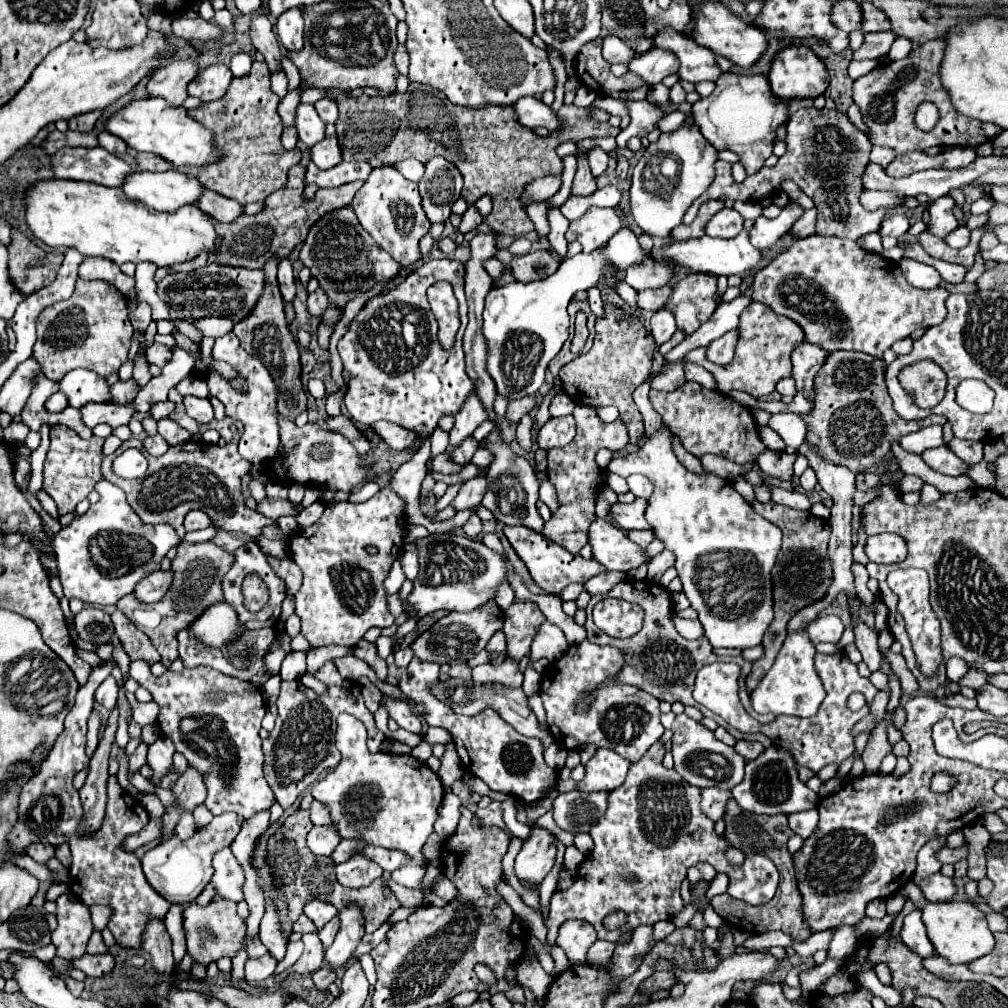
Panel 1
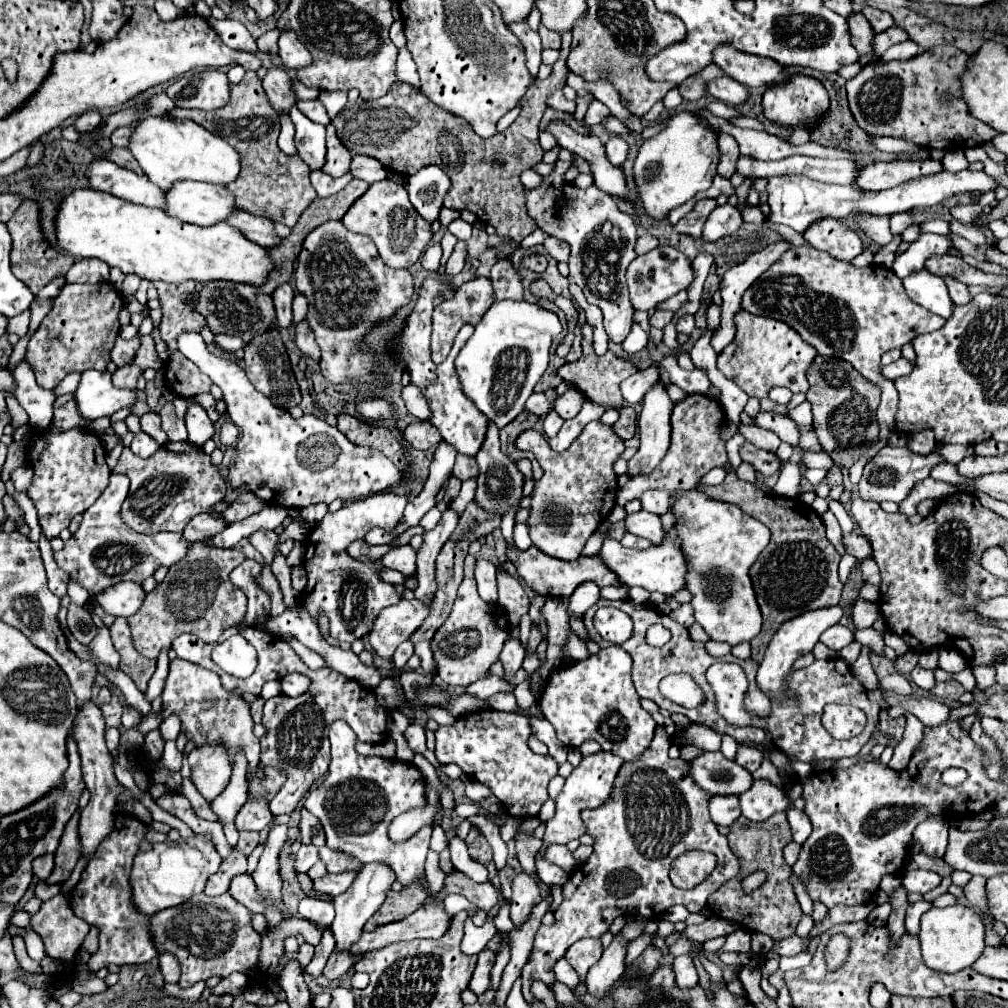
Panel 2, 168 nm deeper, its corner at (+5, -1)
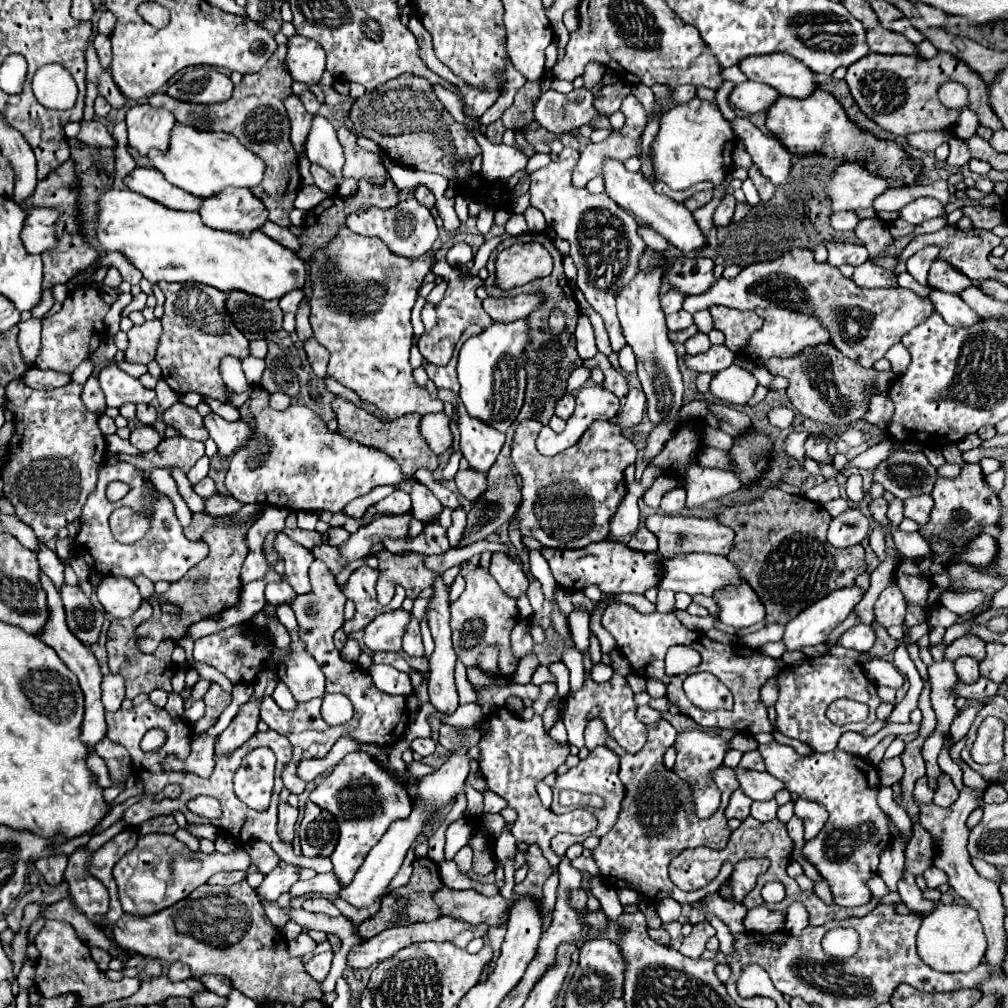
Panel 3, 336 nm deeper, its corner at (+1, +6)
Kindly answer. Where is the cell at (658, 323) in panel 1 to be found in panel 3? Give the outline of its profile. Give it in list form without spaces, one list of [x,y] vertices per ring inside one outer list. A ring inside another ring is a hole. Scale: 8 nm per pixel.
[[[669,290],[667,294],[663,294],[663,298],[661,298],[661,308],[663,308],[663,312],[665,312],[667,316],[673,314],[673,312],[679,312],[679,310],[681,310],[681,304],[683,304],[683,296],[685,296],[685,294],[675,292],[675,290]]]

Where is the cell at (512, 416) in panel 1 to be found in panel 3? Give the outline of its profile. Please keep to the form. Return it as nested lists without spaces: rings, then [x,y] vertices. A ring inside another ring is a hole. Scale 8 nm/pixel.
[[[573,394],[561,396],[559,402],[557,402],[557,406],[555,406],[555,414],[561,416],[563,420],[567,420],[573,410],[575,410],[575,396],[573,396]]]

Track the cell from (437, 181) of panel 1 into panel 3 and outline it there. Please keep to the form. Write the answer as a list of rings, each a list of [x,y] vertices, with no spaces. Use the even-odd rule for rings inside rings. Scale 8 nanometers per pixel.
[[[423,184],[415,188],[413,196],[415,196],[423,206],[427,206],[427,208],[433,208],[433,206],[435,206],[435,196],[433,196],[433,192],[431,192],[427,186],[423,186]]]

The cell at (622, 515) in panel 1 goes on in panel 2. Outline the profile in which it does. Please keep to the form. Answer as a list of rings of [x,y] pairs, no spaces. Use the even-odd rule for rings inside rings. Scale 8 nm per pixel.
[[[645,509],[639,511],[639,513],[627,515],[625,525],[627,525],[627,531],[629,531],[629,533],[639,535],[639,537],[645,537],[645,539],[649,539],[653,545],[659,545],[659,543],[663,543],[663,539],[665,539],[665,531],[663,531],[663,527],[661,527],[659,515],[647,513]]]

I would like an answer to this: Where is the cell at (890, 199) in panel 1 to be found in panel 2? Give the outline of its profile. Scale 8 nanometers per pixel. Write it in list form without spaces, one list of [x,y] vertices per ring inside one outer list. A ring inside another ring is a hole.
[[[939,171],[935,175],[925,175],[921,179],[913,179],[907,181],[899,187],[887,189],[887,191],[879,191],[879,193],[865,193],[859,191],[855,185],[845,187],[845,185],[831,185],[831,183],[821,183],[821,181],[813,181],[809,177],[769,177],[767,179],[767,193],[769,193],[769,219],[773,223],[783,223],[793,227],[797,233],[805,233],[807,227],[811,227],[811,223],[817,223],[819,219],[843,219],[847,215],[857,215],[857,213],[871,213],[871,215],[893,215],[893,213],[901,213],[901,211],[911,211],[911,209],[919,209],[919,207],[931,207],[937,205],[939,201],[953,197],[957,193],[971,193],[971,191],[993,191],[999,183],[993,181],[985,171],[957,171],[957,173],[949,173],[949,171]]]

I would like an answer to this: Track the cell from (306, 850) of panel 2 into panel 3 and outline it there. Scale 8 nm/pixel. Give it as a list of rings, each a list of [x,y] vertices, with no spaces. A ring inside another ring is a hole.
[[[279,862],[279,866],[265,876],[261,886],[257,888],[261,896],[267,896],[267,900],[277,900],[281,894],[289,892],[291,886],[299,880],[301,866]]]

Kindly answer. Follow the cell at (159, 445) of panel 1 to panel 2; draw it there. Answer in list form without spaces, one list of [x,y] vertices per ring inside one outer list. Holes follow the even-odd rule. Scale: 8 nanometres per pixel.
[[[139,431],[135,437],[133,437],[133,441],[131,441],[131,451],[135,453],[135,455],[139,455],[139,457],[151,457],[157,449],[159,449],[159,443],[155,443],[155,439],[151,439],[147,433],[143,433],[143,431]]]

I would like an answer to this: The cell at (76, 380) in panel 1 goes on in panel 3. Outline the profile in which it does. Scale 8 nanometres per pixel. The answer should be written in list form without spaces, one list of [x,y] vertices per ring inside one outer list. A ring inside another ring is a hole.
[[[117,364],[105,366],[97,378],[99,378],[99,386],[105,394],[107,406],[119,408],[127,402],[149,404],[155,398],[155,390],[141,386],[141,382],[137,378],[123,372]]]

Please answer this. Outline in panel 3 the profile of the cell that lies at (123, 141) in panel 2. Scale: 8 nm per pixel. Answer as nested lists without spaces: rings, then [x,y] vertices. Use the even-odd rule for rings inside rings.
[[[137,104],[127,110],[125,122],[129,130],[129,146],[135,148],[141,156],[147,156],[149,148],[167,148],[175,116],[165,108]]]

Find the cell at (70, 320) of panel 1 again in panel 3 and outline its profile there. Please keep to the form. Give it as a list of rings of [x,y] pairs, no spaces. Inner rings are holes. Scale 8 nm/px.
[[[79,286],[65,298],[61,310],[51,318],[43,320],[41,332],[41,352],[35,360],[37,368],[55,370],[63,374],[71,374],[83,360],[91,358],[101,342],[107,340],[105,314],[109,312],[109,304],[101,298],[101,292],[93,286]]]

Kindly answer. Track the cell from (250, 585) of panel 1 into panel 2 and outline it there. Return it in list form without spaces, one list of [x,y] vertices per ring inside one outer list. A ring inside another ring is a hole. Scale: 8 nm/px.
[[[191,543],[185,559],[181,559],[167,571],[165,581],[159,583],[145,597],[145,603],[141,605],[141,609],[127,619],[131,625],[131,637],[133,637],[133,643],[135,643],[135,649],[139,651],[139,655],[143,655],[147,659],[157,659],[159,651],[171,649],[173,639],[179,637],[181,633],[193,633],[199,639],[203,639],[205,643],[217,643],[217,639],[221,637],[221,633],[225,629],[241,625],[245,621],[245,613],[247,613],[247,597],[243,591],[239,591],[231,583],[229,573],[235,567],[239,567],[245,559],[247,557],[237,549],[213,549],[203,543]]]

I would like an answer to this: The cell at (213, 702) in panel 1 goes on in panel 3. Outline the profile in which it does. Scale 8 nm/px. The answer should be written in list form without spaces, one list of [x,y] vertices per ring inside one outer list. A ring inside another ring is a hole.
[[[211,682],[211,686],[209,686],[209,690],[207,690],[203,700],[205,700],[205,716],[193,724],[195,732],[207,730],[213,724],[213,720],[219,718],[223,708],[231,702],[231,696],[217,682]]]

